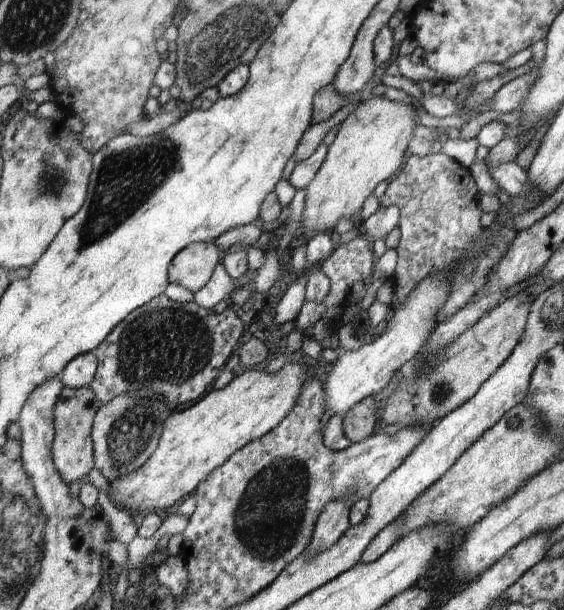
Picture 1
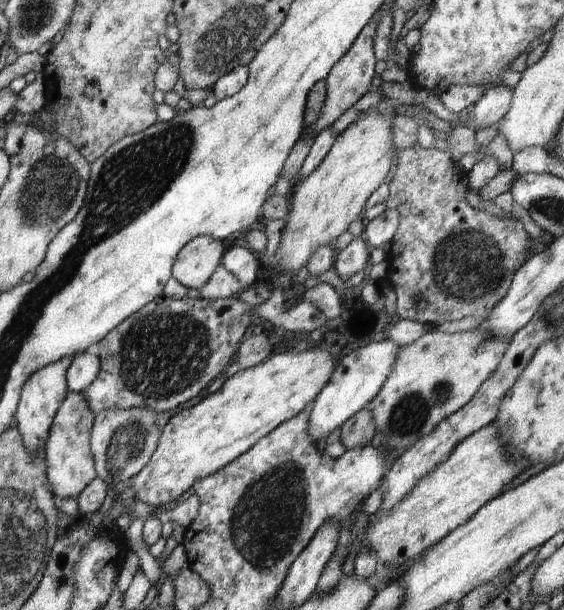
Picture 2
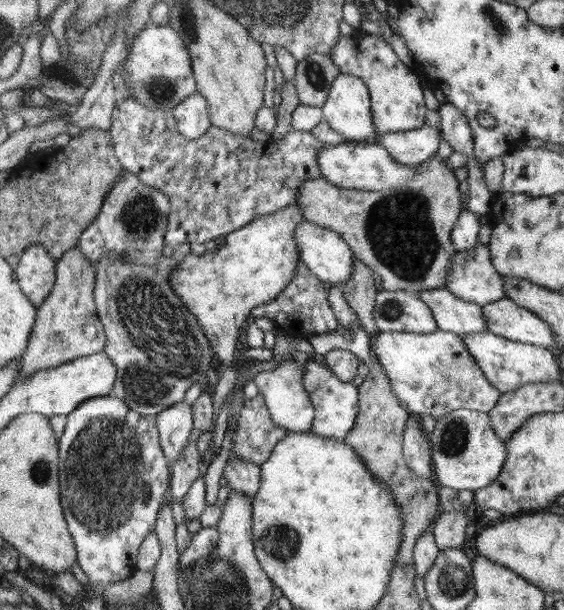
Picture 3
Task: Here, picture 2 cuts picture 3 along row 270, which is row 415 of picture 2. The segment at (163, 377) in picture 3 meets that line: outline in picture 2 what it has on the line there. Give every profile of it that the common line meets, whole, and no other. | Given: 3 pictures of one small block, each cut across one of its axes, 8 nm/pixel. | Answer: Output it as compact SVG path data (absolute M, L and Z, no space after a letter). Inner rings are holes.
M113 408L95 414L91 430L91 449L97 476L106 484L128 482L148 464L160 438L156 414L147 408Z

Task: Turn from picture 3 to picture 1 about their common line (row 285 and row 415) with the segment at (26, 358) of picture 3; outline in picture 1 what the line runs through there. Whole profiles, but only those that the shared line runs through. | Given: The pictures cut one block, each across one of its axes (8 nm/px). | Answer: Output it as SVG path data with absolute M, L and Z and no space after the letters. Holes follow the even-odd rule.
M89 386L62 388L62 392L54 404L55 435L52 445L52 460L56 472L68 483L75 480L85 481L85 477L95 467L91 430L93 418L100 406L101 402Z

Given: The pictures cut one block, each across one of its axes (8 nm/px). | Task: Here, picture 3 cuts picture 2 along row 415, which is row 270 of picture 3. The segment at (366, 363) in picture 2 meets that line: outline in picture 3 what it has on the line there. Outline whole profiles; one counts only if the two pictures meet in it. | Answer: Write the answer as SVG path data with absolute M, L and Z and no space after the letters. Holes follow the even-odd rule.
M305 222L297 227L294 239L300 249L300 262L304 263L310 272L322 282L330 282L336 286L344 286L352 272L354 272L355 254L350 250L348 243L336 231L332 231L312 222Z

